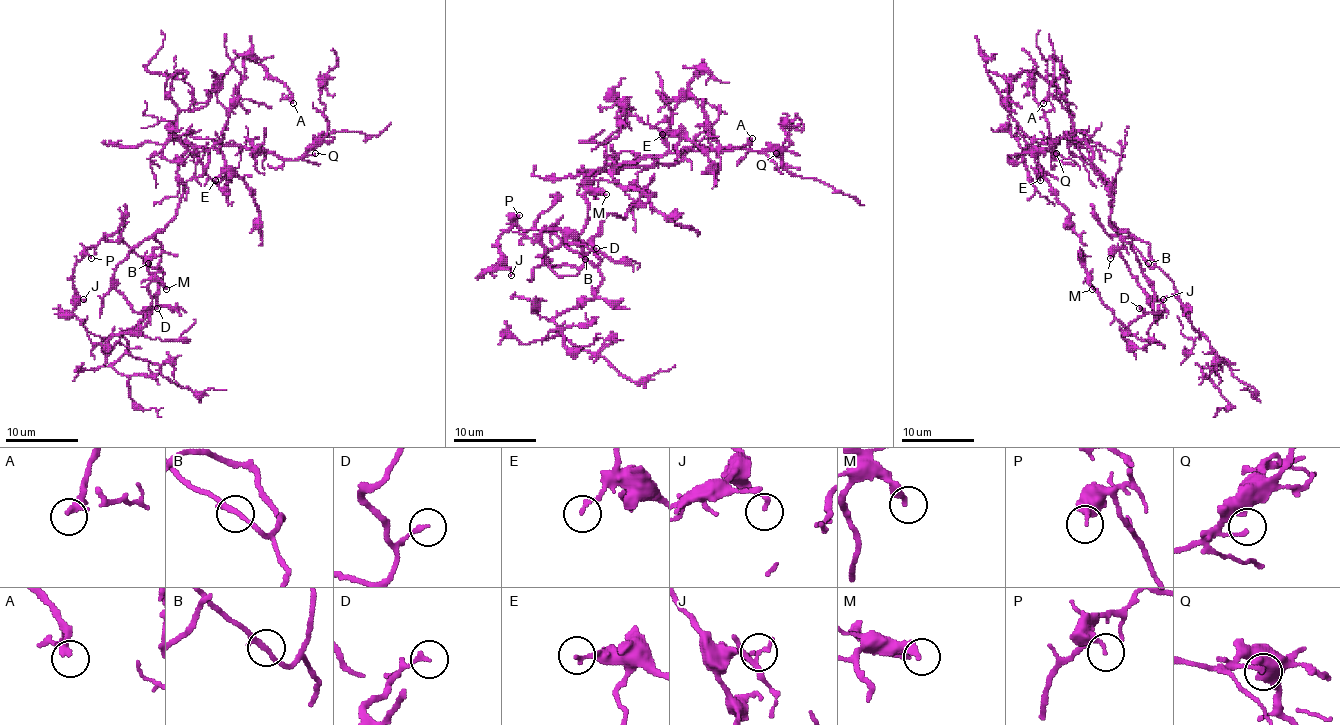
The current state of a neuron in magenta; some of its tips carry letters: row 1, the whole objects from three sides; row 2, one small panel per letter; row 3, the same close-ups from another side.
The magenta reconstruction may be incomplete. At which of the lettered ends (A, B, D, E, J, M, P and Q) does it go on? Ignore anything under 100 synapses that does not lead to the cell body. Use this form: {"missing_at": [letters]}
{"missing_at": ["A"]}

